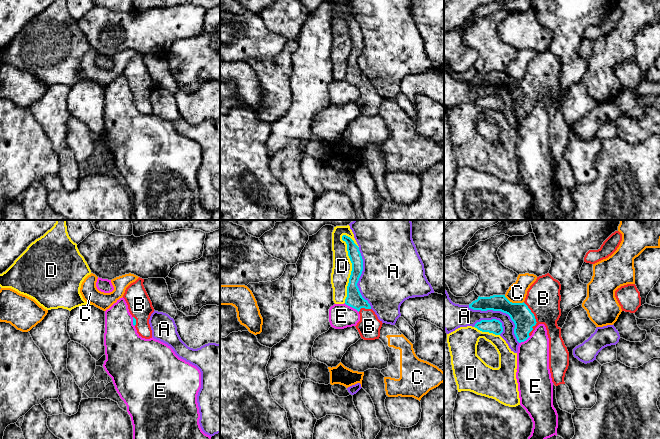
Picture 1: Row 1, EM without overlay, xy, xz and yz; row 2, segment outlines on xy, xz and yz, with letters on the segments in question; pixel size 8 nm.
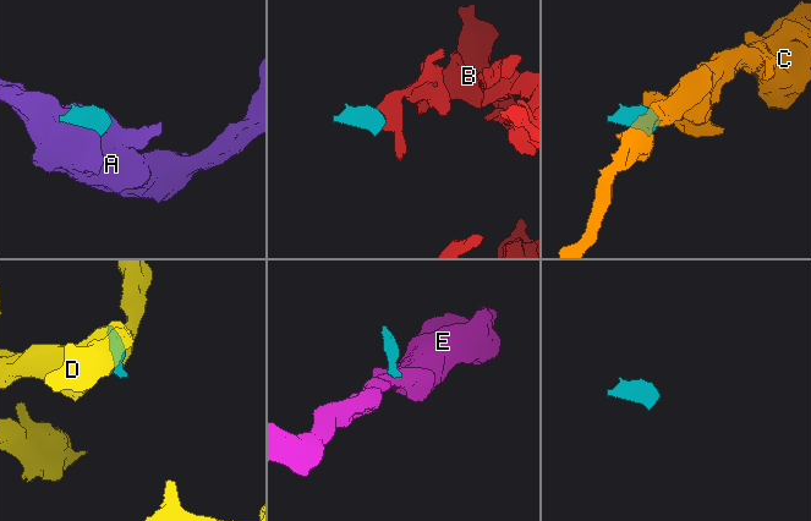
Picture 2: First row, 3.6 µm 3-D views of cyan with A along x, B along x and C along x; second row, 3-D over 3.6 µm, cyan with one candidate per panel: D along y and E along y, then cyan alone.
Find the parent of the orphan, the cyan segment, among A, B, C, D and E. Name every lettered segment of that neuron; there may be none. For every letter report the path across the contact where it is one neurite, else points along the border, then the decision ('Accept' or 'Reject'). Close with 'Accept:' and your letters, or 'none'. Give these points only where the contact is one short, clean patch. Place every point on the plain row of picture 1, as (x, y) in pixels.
A: Reject
B: Path across: yz (520, 90), (531, 91), (535, 95), (543, 74). Accept
C: Boundary: yz (504, 71), (512, 78), (523, 78). Reject
D: Reject
E: Boundary: xz (344, 79), (353, 83), (358, 88). Reject
Accept: B

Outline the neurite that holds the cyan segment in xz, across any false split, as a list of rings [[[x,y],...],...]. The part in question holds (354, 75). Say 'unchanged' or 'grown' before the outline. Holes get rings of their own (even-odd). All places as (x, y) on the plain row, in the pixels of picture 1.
grown; [[[346,11],[342,12],[342,16],[347,20],[348,32],[352,39],[352,47],[347,62],[345,80],[356,85],[360,90],[360,97],[355,103],[361,114],[364,116],[379,115],[380,105],[383,99],[371,85],[368,77],[362,73],[357,62],[363,47],[363,35],[359,27],[359,23],[350,13]]]

